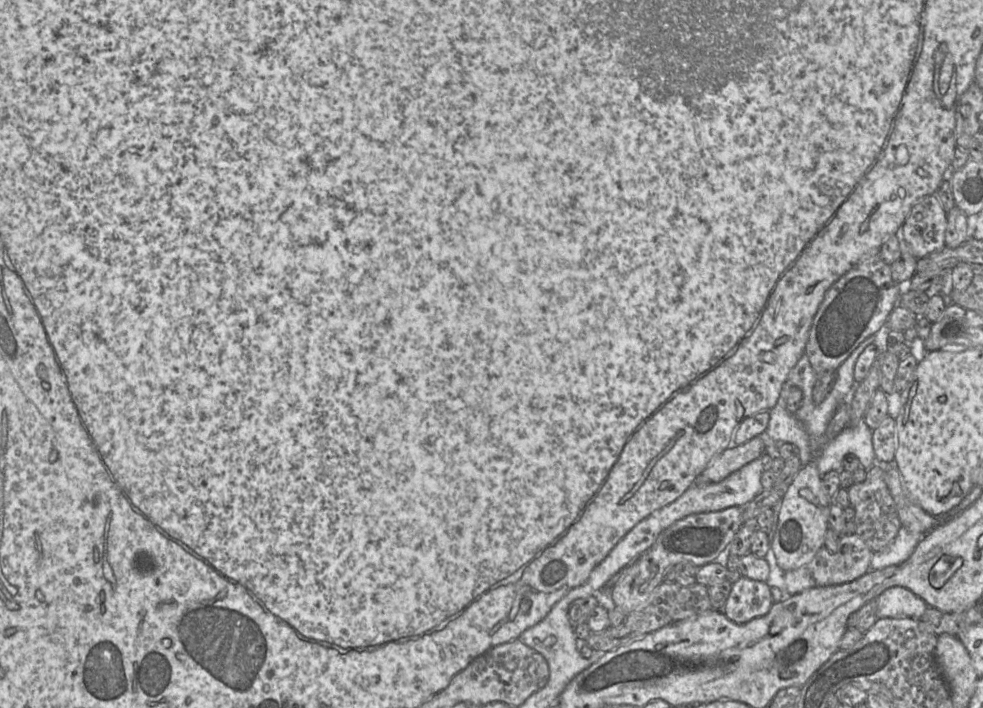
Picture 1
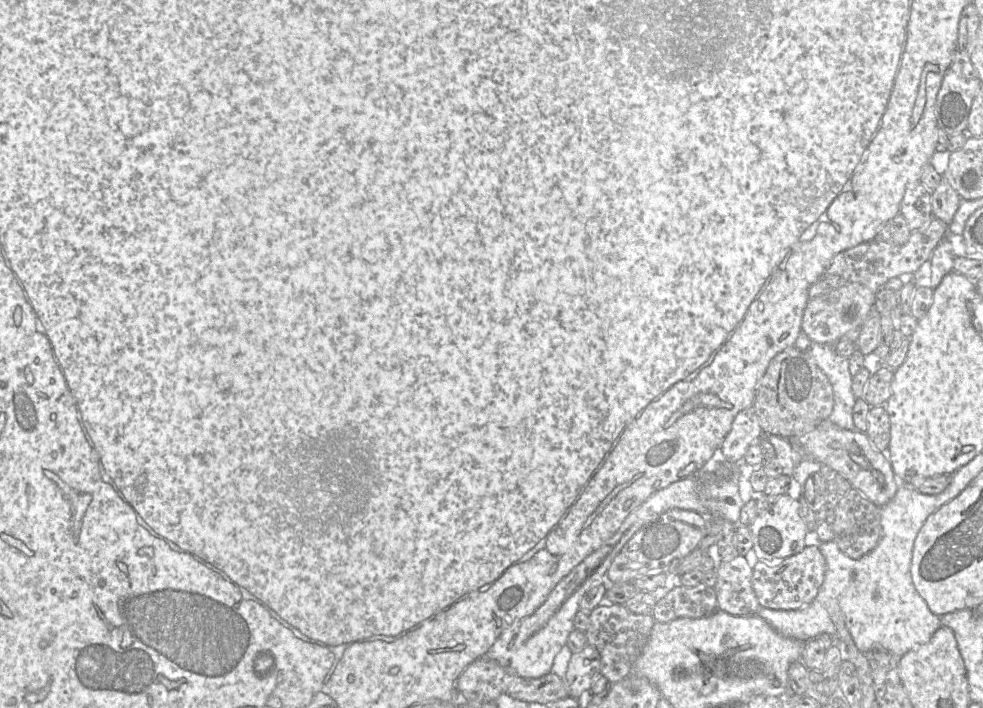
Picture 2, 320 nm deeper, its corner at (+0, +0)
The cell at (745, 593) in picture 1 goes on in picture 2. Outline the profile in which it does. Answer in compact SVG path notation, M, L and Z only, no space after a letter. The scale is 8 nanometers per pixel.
M745 557L721 561L717 574L717 608L734 616L755 615L761 605L752 586L753 569Z

